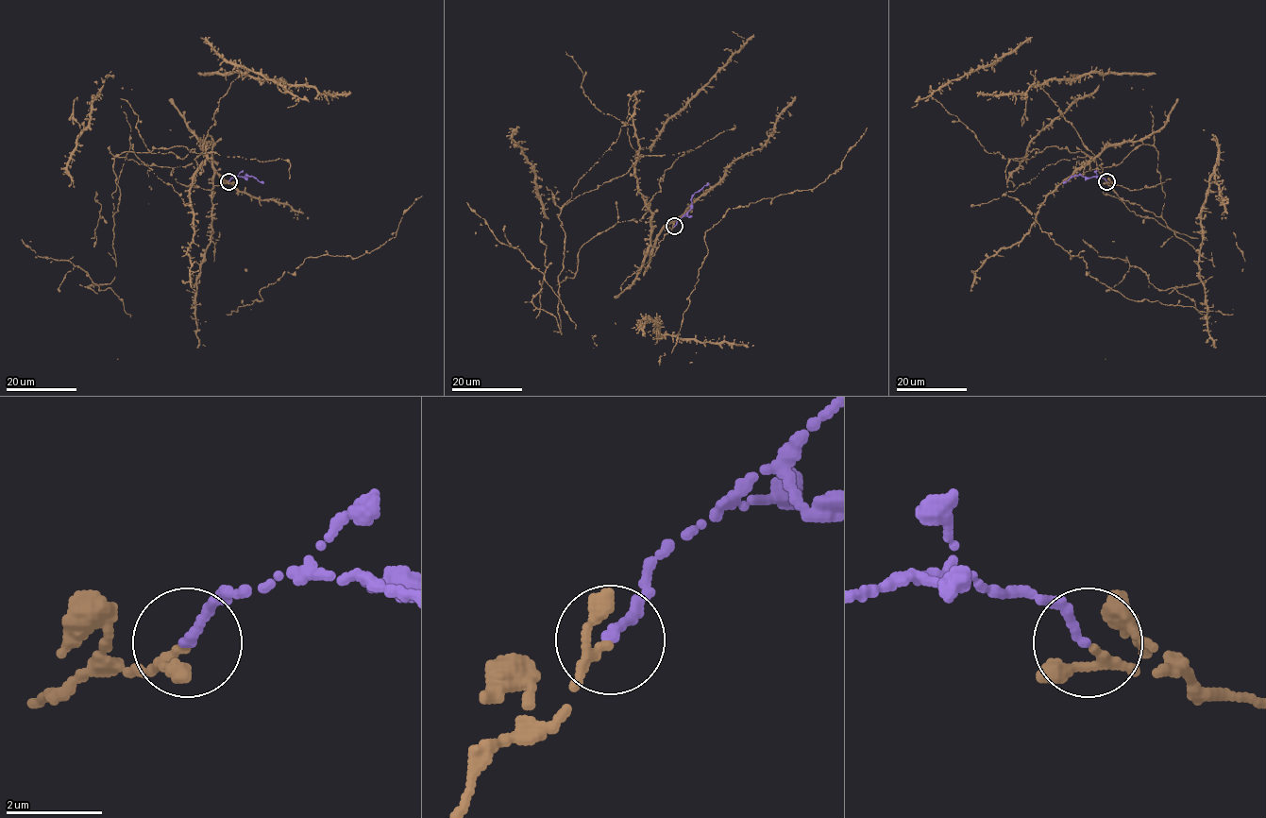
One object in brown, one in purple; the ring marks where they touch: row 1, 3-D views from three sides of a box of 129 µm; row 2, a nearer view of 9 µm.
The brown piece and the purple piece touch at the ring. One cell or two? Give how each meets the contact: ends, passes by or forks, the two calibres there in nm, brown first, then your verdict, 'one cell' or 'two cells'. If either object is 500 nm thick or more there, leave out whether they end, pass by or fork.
brown passes by | purple ends | 170/200 nm | one cell

